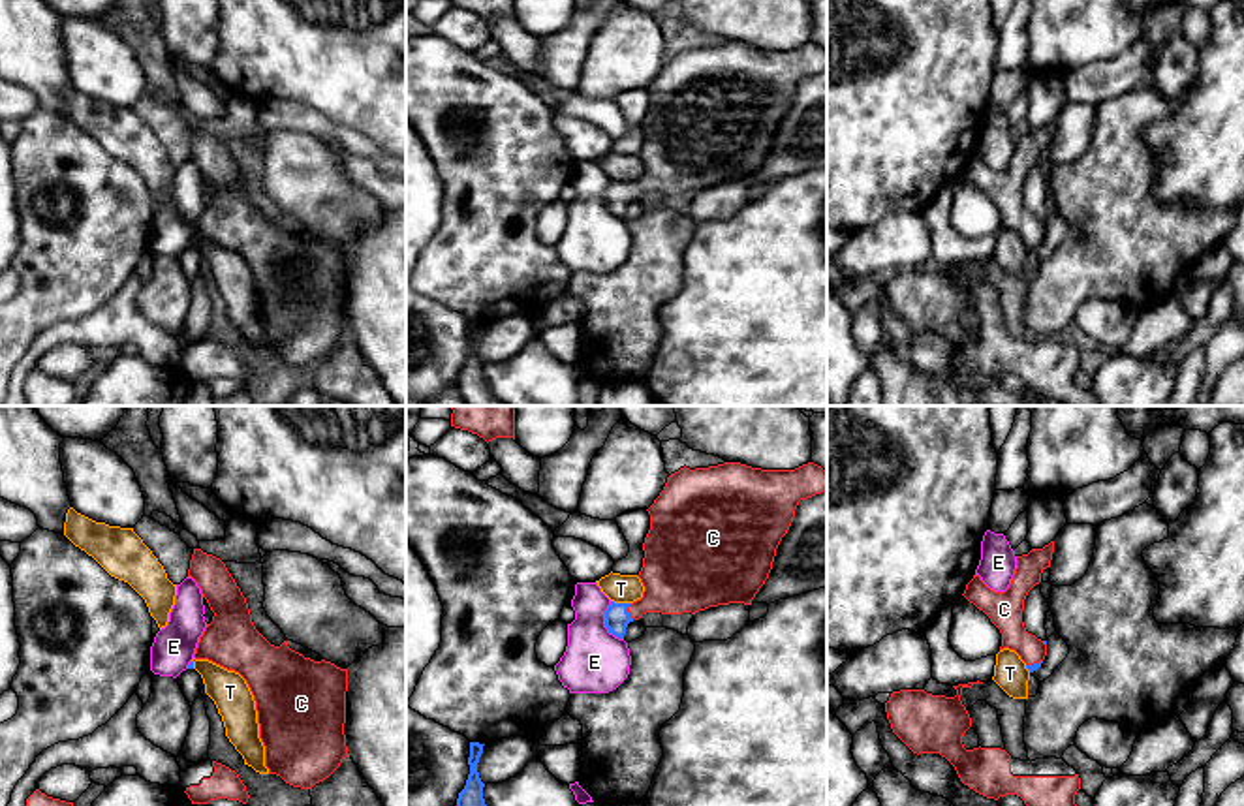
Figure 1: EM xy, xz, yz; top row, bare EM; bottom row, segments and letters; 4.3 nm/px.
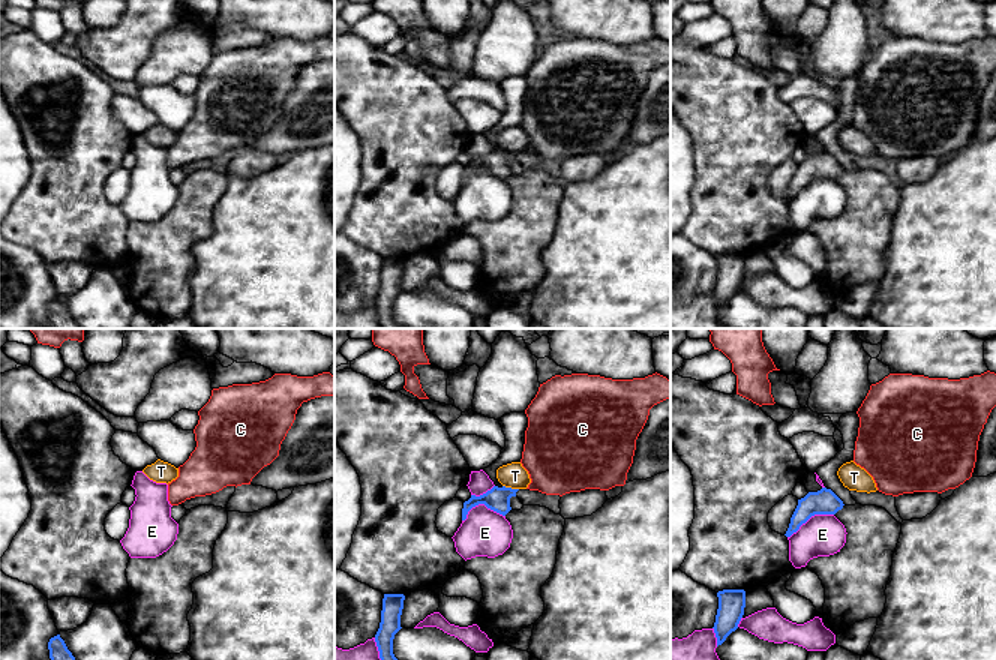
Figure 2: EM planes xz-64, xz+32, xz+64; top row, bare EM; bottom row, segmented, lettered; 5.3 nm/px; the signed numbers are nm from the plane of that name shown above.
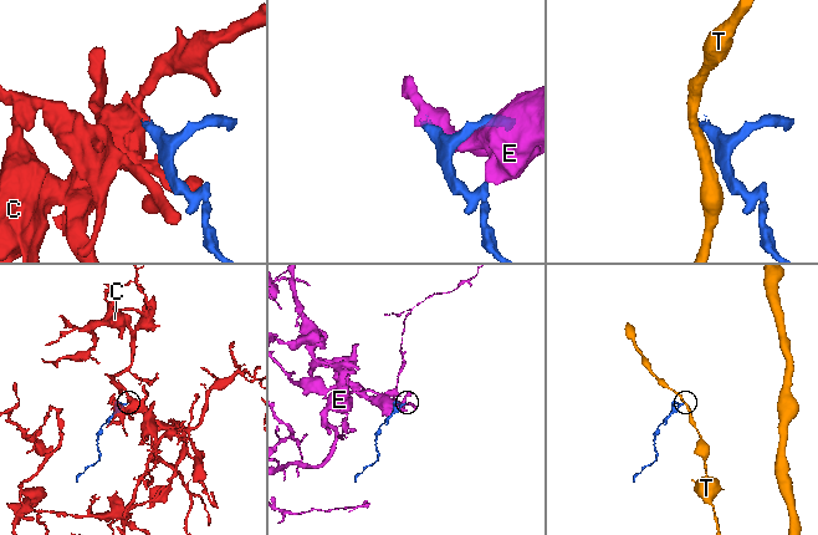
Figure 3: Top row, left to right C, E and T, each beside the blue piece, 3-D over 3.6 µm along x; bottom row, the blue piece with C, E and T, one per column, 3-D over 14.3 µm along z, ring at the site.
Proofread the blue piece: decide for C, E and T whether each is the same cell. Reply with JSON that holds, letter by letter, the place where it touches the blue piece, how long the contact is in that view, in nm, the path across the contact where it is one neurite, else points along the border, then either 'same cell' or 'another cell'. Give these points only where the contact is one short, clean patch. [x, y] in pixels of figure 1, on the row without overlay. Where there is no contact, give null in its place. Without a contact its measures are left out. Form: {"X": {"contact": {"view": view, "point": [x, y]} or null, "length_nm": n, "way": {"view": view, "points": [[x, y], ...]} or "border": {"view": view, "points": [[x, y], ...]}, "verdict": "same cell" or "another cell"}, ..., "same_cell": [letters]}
{"C": {"contact": {"view": "xz", "point": [626, 190]}, "length_nm": 80, "way": {"view": "xz", "points": [[617, 196], [626, 190], [649, 183], [675, 158]]}, "verdict": "same cell"}, "E": {"contact": {"view": "xz", "point": [606, 201]}, "length_nm": 180, "verdict": "another cell"}, "T": {"contact": {"view": "xz", "point": [621, 183]}, "length_nm": 80, "border": {"view": "xz", "points": [[611, 179], [628, 183]]}, "verdict": "another cell"}, "same_cell": ["C"]}

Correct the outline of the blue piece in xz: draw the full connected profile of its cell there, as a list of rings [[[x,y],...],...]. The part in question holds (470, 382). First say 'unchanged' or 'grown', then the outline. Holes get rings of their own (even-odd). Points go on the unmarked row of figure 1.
unchanged; [[[470,321],[470,353],[464,368],[459,372],[457,387],[466,406],[505,406],[490,395],[483,378],[485,363],[481,361],[477,351],[477,342],[483,333],[483,325],[485,323]]]

